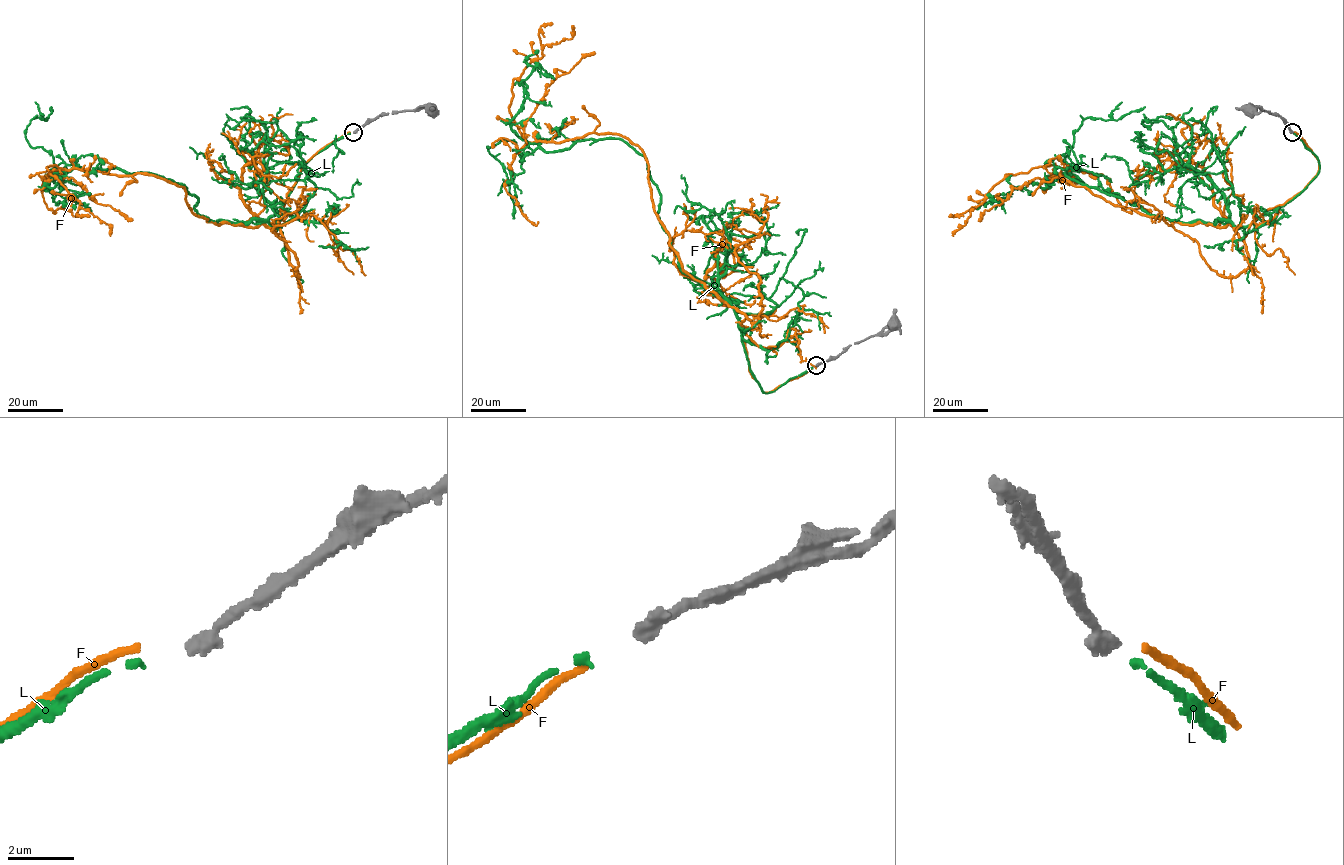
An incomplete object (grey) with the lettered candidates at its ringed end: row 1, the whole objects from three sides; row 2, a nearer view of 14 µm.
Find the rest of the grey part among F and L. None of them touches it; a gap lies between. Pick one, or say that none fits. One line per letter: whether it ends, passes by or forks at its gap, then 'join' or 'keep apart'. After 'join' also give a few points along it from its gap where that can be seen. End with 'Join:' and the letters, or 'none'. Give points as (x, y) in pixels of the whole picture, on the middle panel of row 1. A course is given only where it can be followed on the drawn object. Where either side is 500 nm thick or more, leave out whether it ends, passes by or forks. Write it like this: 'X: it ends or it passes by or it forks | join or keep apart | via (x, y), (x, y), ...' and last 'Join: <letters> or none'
F: it ends | keep apart
L: it ends | join | via (812, 367), (762, 390), (735, 309), (682, 271), (647, 161), (623, 141), (487, 147), (513, 218)
Join: L

